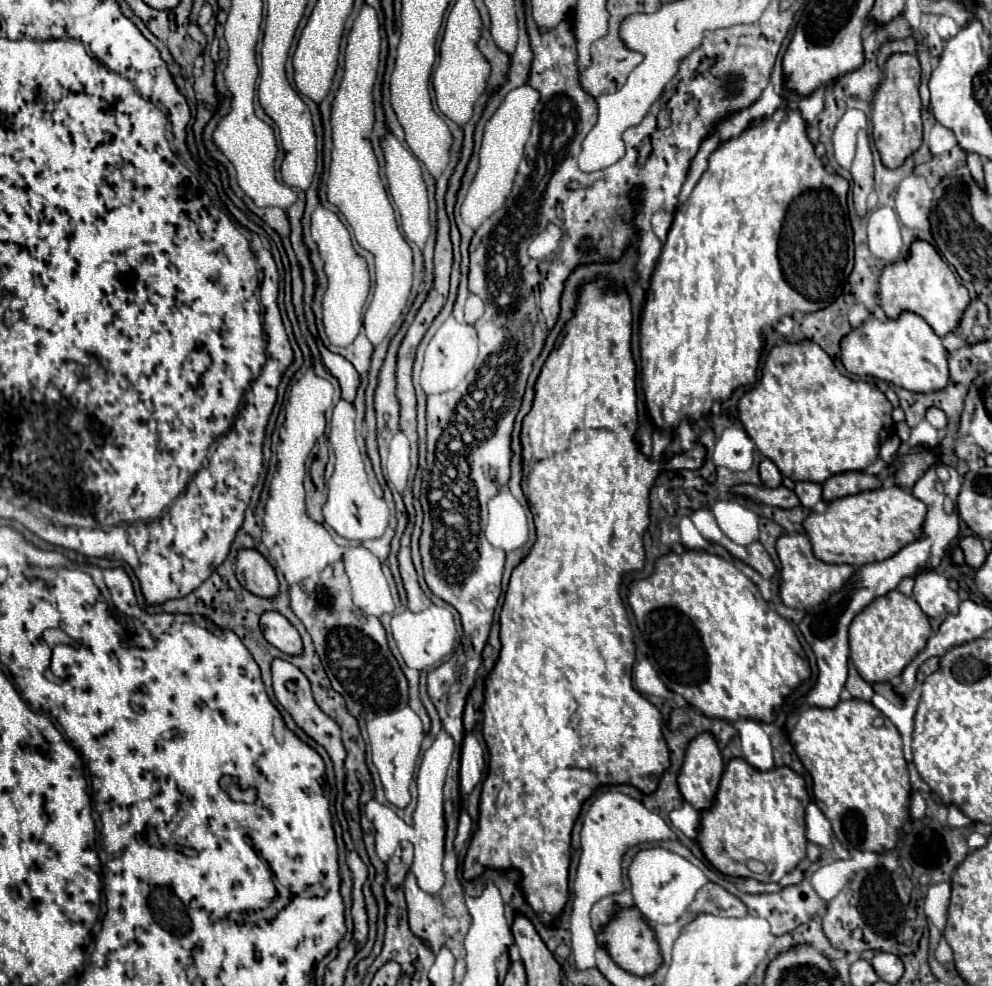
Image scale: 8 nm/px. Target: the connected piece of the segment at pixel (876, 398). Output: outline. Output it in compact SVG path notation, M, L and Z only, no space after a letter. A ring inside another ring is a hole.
M806 339L798 343L784 341L770 349L762 379L758 387L740 397L738 413L758 451L772 459L780 473L792 481L824 483L828 477L842 471L864 471L878 459L880 437L888 437L894 429L892 405L886 395L868 381L852 381L844 377L828 353Z

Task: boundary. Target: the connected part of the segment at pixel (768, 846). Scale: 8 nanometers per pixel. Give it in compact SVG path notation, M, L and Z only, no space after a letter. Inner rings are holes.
M742 757L730 759L722 775L712 807L700 811L696 843L704 857L724 875L756 877L758 881L780 881L806 857L804 809L810 803L804 779L790 767L758 771ZM748 859L762 861L766 871L754 875L748 871Z

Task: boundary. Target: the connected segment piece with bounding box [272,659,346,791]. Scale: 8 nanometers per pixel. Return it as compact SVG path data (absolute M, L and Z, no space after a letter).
M274 659L272 661L272 683L274 683L274 695L276 695L276 699L292 715L292 719L296 721L296 725L302 727L306 731L306 735L310 735L316 743L320 743L328 751L328 755L330 755L330 759L334 763L334 771L336 771L336 785L342 791L344 789L344 757L346 757L346 751L342 747L340 727L336 725L336 721L332 721L316 705L316 701L312 697L312 691L310 691L308 677L304 677L304 673L296 665L292 665L292 663L284 661L284 659Z

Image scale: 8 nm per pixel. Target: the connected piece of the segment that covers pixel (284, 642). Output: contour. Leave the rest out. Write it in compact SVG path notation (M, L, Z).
M264 611L260 617L260 627L268 643L288 655L302 653L302 639L296 627L278 611Z

